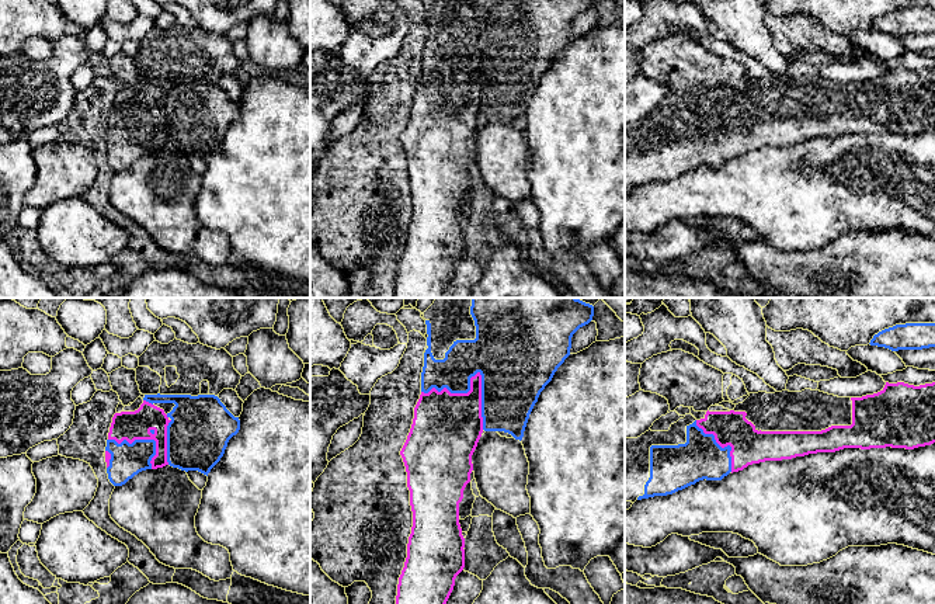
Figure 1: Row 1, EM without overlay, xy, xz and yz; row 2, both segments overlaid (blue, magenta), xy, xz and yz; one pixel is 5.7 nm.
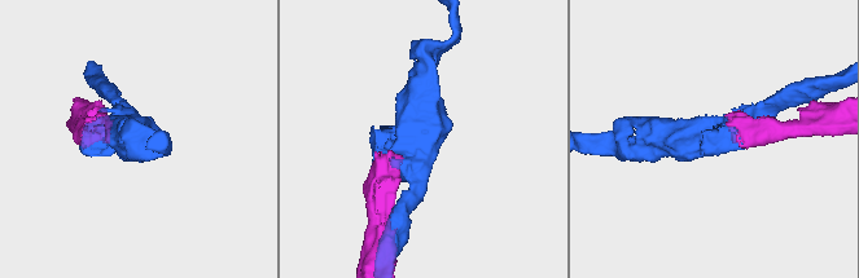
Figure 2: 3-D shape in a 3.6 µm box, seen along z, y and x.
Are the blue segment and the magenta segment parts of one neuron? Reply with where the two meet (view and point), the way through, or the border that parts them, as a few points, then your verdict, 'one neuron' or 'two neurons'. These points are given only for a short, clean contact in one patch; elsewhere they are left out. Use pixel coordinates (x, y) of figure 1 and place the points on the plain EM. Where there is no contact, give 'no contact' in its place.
contact xz (473, 61); two neurons

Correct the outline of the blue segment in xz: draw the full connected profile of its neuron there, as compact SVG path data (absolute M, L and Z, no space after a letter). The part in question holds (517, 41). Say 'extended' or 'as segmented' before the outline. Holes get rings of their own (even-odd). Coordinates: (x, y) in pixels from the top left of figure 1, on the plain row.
as segmented | M472 0L476 11L476 24L475 25L456 25L445 38L444 45L435 45L431 38L431 8L425 6L427 10L427 31L428 34L424 38L424 52L421 58L421 77L428 79L432 73L441 77L446 73L451 79L468 79L470 76L470 63L477 58L482 60L482 103L483 103L483 115L484 117L504 117L511 119L515 125L522 125L524 117L529 104L529 100L538 87L541 77L552 66L557 53L564 48L570 41L571 22L583 11L588 10L592 6L594 0Z

